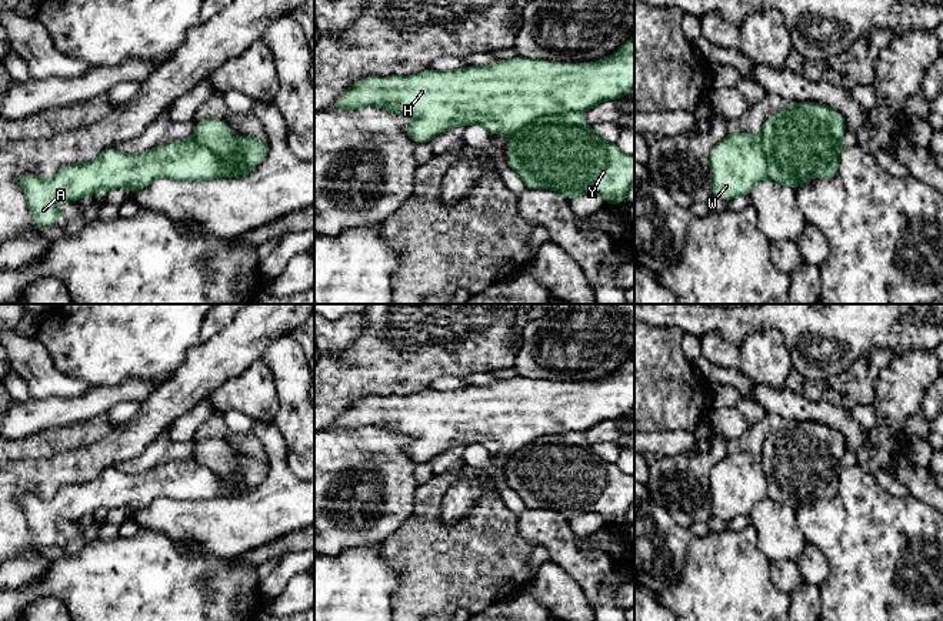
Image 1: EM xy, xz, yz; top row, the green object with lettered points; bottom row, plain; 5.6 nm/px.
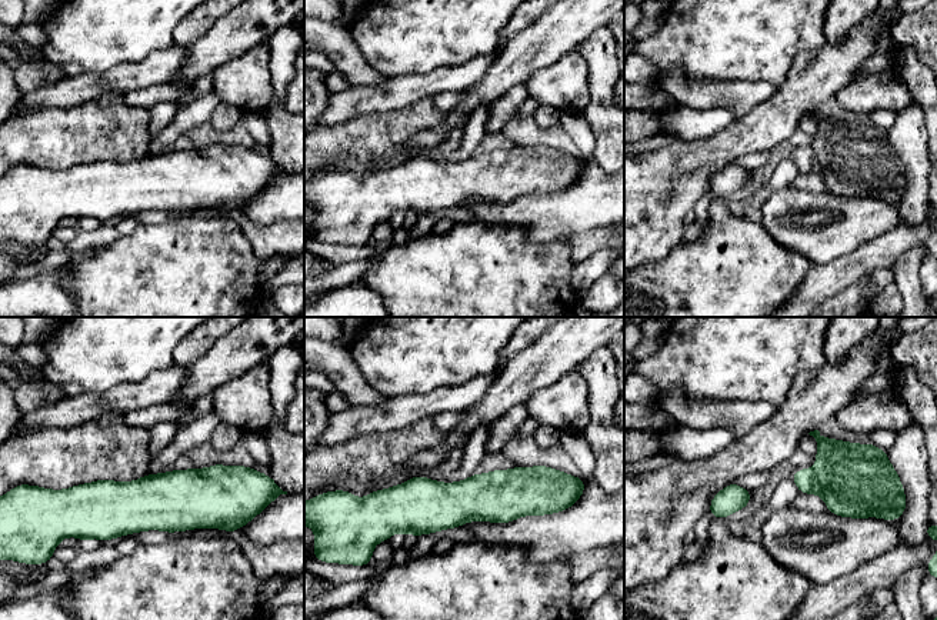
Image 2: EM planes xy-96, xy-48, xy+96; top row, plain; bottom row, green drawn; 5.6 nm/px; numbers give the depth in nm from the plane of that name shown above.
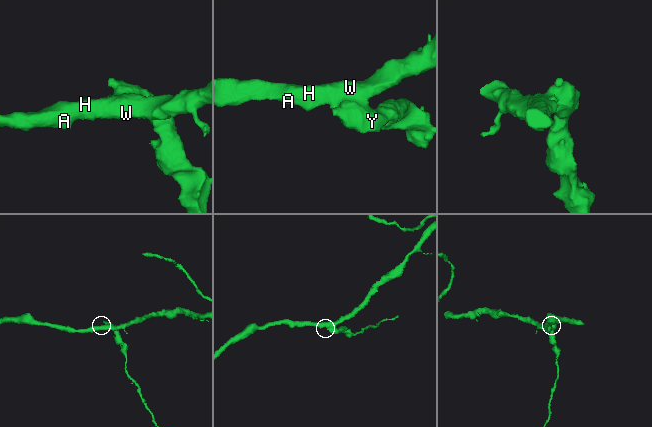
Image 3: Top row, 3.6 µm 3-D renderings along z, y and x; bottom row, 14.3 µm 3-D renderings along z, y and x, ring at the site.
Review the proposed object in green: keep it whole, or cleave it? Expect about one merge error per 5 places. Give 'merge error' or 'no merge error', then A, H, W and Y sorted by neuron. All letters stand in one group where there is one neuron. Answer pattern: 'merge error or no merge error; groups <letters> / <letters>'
merge error; groups A H W / Y

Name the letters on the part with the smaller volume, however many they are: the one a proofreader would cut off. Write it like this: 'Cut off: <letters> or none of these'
Cut off: Y

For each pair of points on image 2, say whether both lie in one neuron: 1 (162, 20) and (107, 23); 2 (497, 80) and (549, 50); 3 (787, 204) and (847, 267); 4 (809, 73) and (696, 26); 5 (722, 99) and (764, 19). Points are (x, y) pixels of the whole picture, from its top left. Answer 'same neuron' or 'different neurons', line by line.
1: same neuron
2: same neuron
3: different neurons
4: different neurons
5: different neurons

